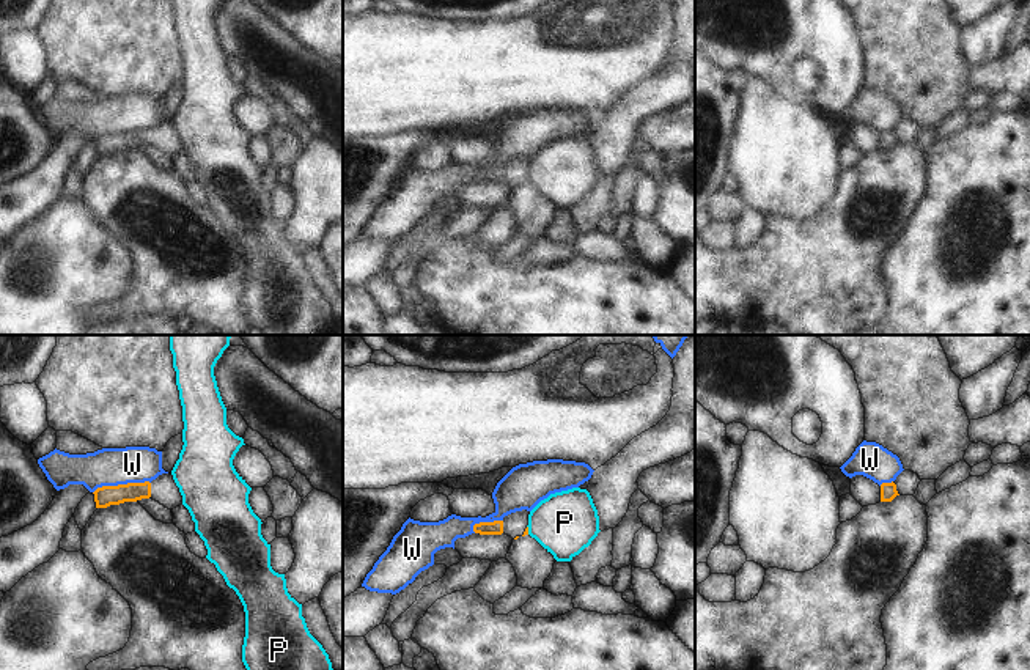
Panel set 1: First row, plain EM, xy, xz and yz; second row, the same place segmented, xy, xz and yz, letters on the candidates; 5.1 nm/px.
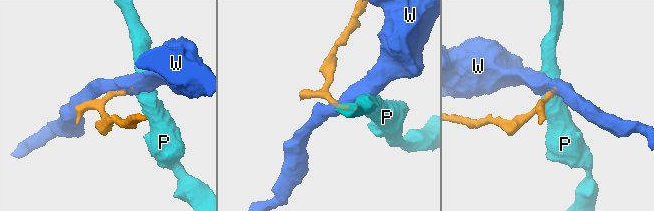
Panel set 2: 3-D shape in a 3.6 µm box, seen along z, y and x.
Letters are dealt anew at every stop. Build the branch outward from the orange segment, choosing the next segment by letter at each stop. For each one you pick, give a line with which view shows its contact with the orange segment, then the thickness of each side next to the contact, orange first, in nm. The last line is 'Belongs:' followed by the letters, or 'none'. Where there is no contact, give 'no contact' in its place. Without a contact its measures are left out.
Belongs: none

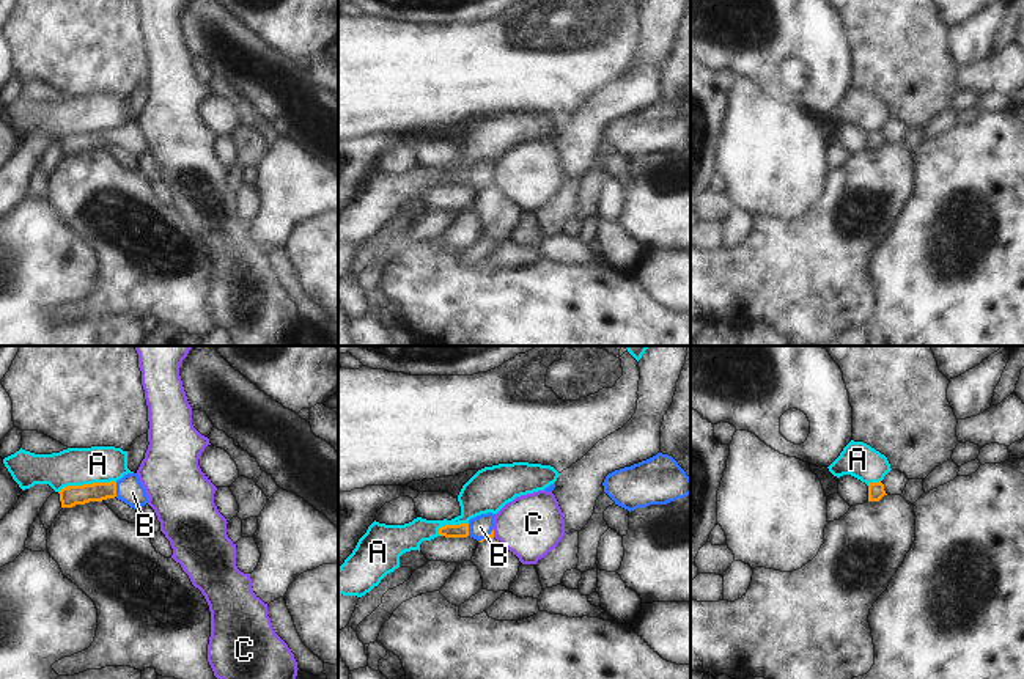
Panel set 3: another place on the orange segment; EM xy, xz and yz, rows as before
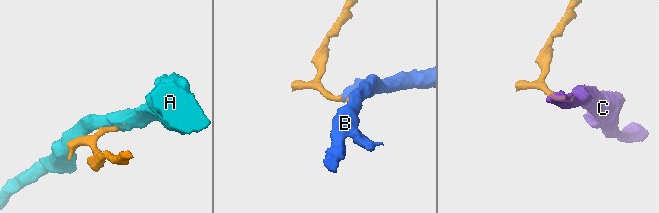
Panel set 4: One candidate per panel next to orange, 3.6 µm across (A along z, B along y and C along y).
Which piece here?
B: xy | 110/140 nm
Belongs: B

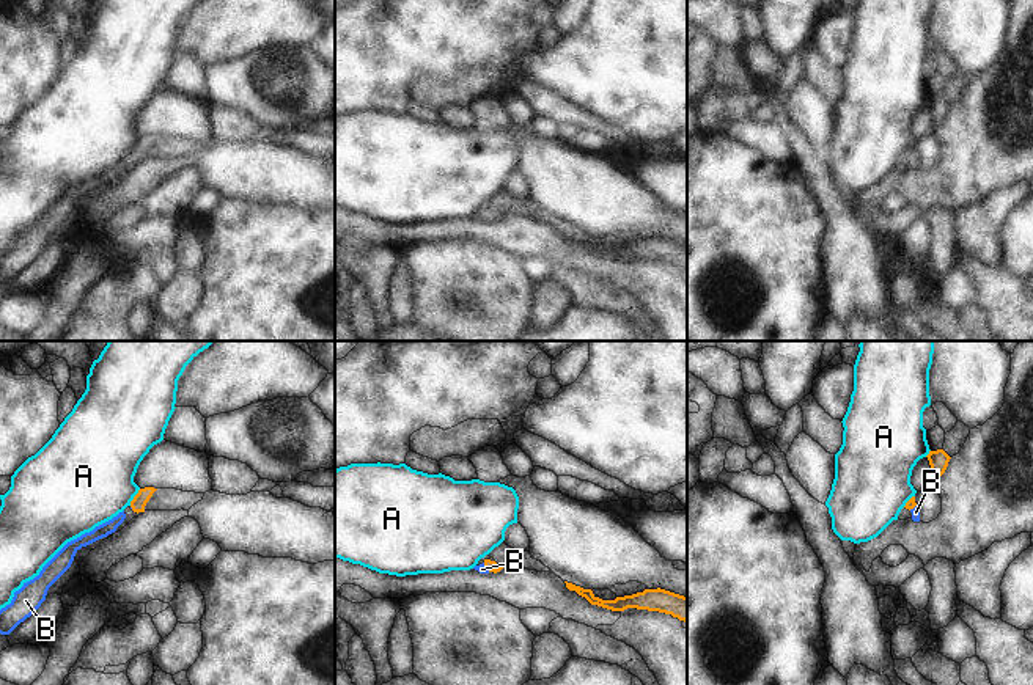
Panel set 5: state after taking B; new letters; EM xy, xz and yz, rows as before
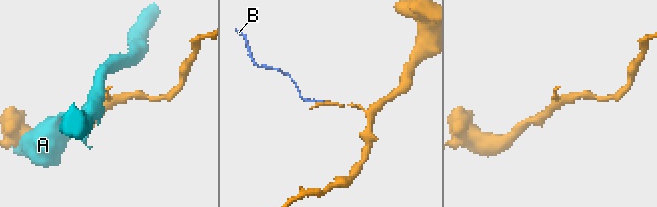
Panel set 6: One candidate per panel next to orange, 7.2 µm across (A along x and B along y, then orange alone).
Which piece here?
B: xz | 60/50 nm
Belongs: B

